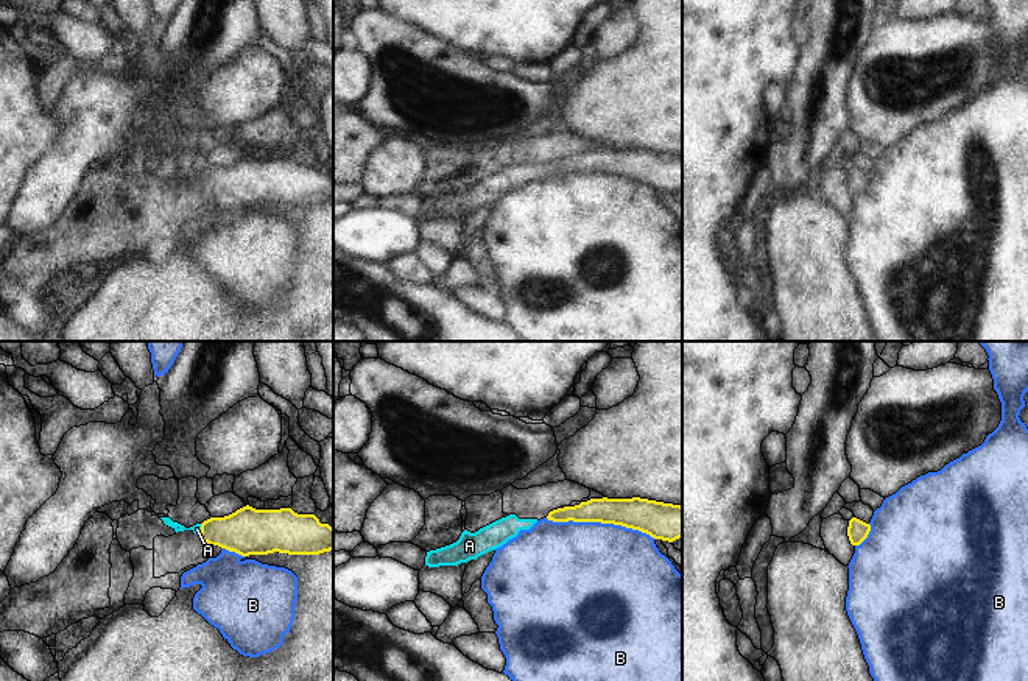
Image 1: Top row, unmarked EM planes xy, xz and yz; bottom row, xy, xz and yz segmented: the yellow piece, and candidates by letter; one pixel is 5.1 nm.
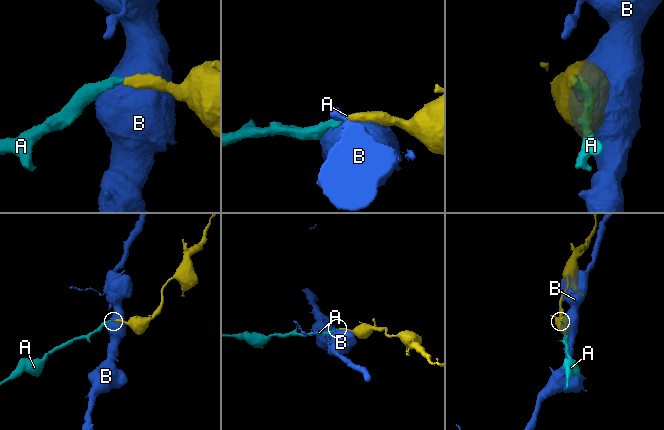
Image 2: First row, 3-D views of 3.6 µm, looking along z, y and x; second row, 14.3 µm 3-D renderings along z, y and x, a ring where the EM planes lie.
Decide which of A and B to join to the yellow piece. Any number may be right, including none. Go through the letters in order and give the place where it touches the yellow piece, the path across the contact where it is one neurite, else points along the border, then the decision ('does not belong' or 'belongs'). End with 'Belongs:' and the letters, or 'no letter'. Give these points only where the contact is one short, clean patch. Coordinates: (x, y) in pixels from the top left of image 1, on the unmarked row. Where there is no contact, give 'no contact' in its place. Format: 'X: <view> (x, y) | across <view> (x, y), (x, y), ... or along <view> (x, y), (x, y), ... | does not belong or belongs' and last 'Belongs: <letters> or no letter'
A: xy (201, 179) | across xy (246, 183), (201, 179), (197, 179) | belongs
B: xz (600, 172) | does not belong
Belongs: A

